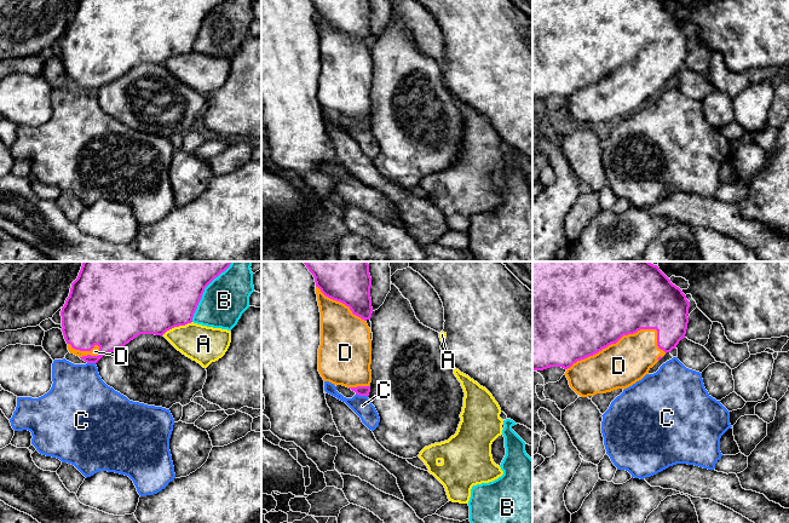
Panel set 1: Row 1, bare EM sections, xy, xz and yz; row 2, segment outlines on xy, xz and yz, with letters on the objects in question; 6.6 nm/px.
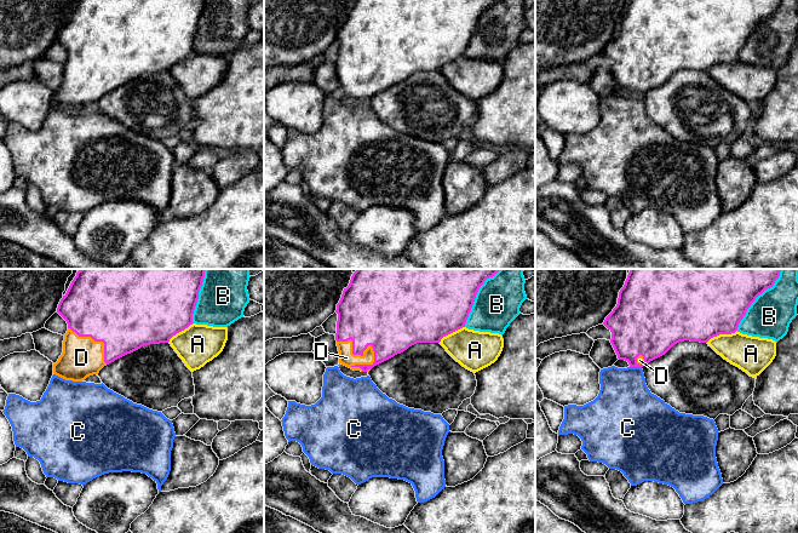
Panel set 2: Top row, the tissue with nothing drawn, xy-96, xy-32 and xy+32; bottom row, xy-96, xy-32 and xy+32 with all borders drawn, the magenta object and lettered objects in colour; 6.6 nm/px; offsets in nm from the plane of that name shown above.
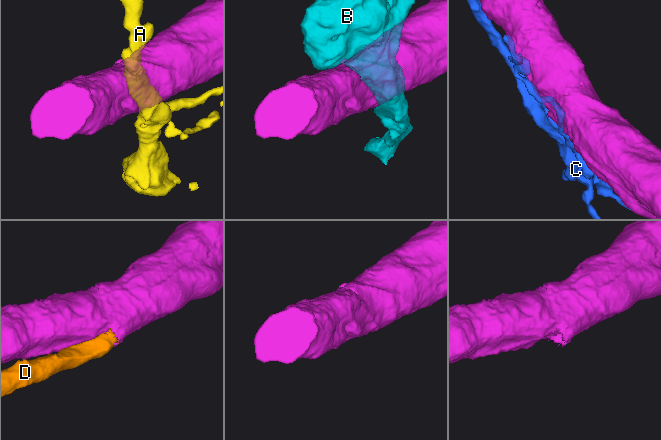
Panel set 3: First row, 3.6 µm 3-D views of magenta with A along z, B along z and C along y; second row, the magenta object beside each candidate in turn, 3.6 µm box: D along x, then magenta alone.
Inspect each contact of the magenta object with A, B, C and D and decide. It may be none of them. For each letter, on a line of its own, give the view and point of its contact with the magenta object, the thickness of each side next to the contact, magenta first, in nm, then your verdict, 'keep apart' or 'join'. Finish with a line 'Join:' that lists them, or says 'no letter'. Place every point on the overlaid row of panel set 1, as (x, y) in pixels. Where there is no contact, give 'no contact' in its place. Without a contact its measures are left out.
A: contact xy (177, 326); calibres 500 and 240 nm; keep apart
B: contact xy (203, 291); calibres 500 and 300 nm; keep apart
C: contact xz (362, 395); calibres 60 and 130 nm; keep apart
D: contact yz (622, 335); calibres 500 and 300 nm; join
Join: D

